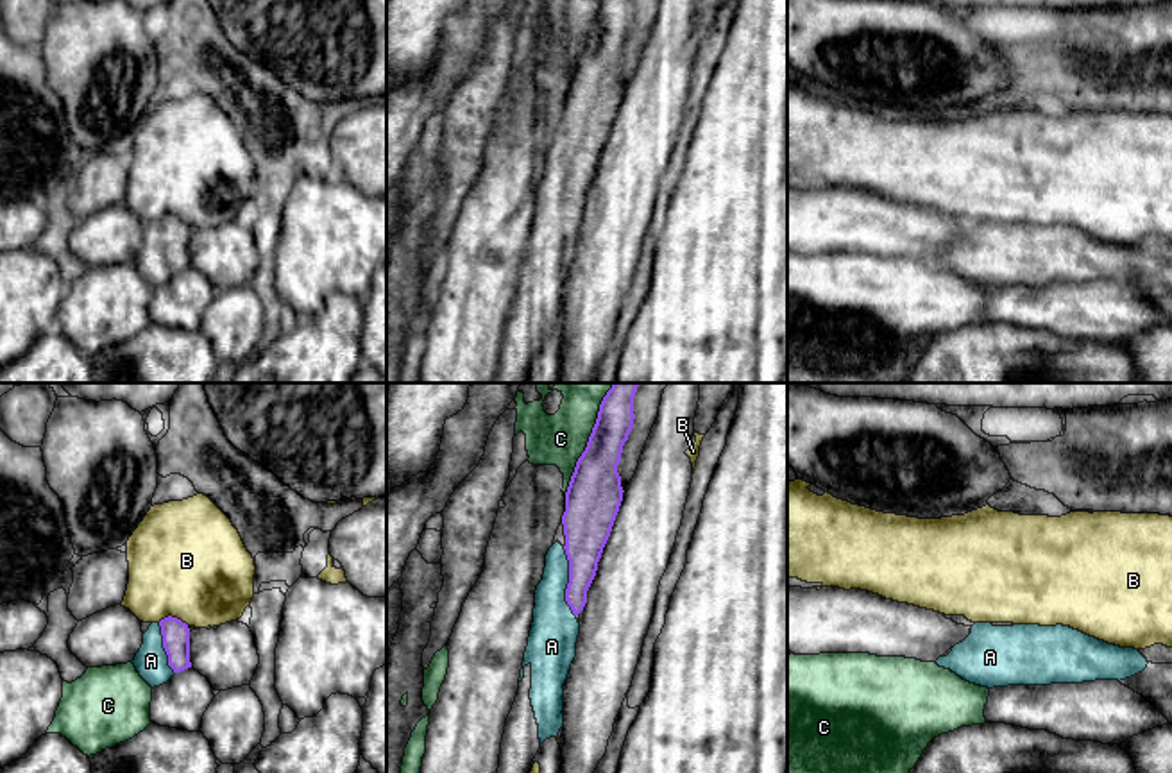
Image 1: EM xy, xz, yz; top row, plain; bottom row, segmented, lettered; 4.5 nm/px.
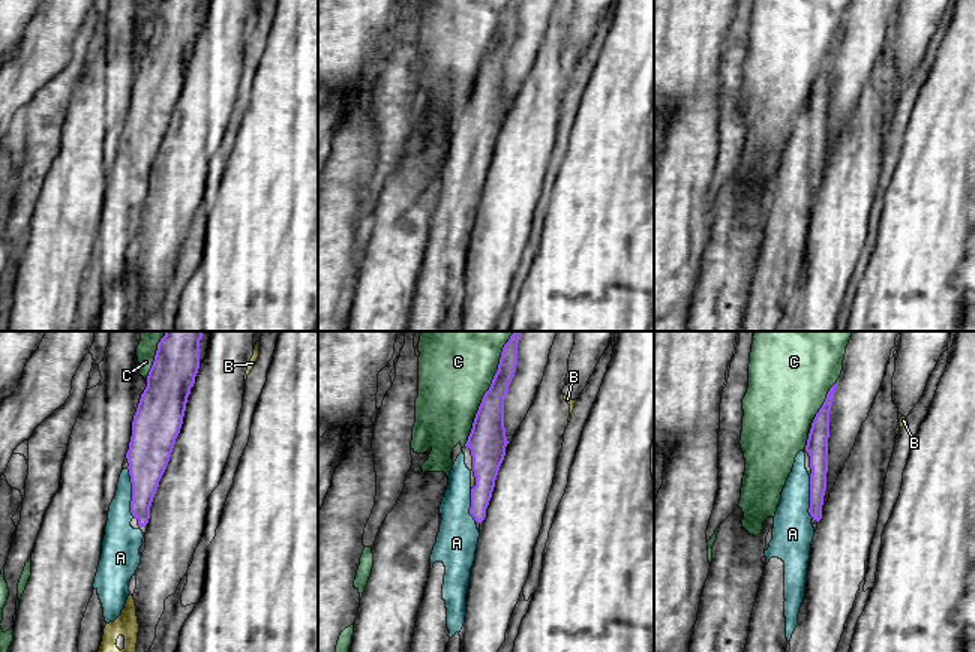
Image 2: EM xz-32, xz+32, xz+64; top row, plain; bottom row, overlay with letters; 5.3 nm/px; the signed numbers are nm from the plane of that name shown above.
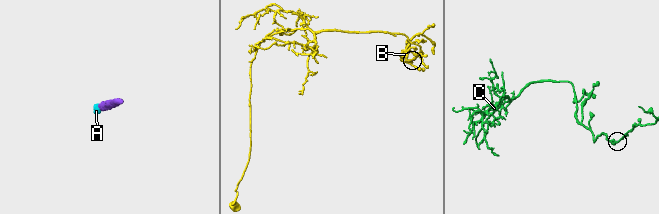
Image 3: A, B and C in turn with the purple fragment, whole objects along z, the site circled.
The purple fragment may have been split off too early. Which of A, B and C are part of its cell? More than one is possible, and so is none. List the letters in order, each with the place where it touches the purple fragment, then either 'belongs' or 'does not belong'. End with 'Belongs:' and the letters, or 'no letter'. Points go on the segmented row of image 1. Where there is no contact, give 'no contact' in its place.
A: meets purple in xz at (569, 582); belongs
B: meets purple in xy at (174, 618); does not belong
C: meets purple in xz at (589, 439); does not belong
Belongs: A

